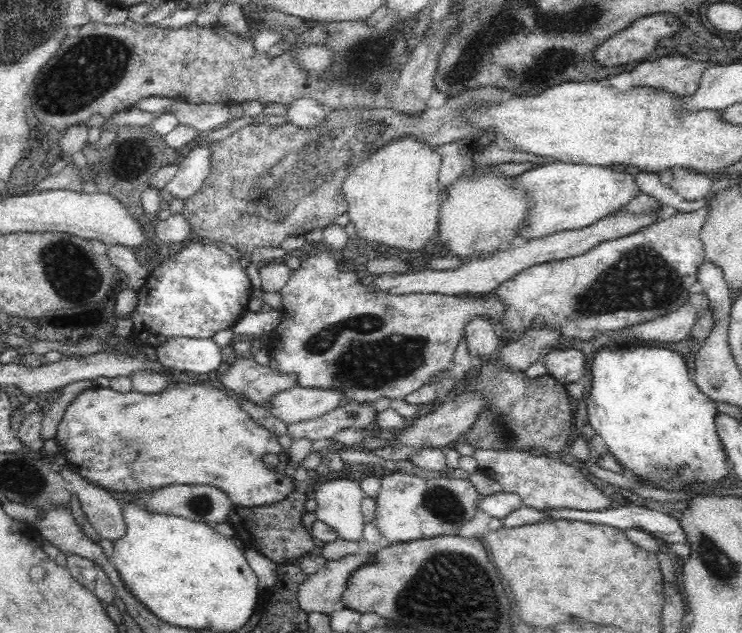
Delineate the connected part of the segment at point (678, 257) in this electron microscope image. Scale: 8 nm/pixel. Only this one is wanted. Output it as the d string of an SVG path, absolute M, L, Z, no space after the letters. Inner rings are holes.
M707 206L694 212L678 211L670 218L658 219L649 227L642 227L638 232L597 244L580 256L527 268L493 291L498 295L502 307L506 307L506 312L498 323L518 334L522 334L528 327L552 327L561 332L560 336L589 340L598 334L642 324L670 311L674 312L690 300L690 290L697 287L698 266L706 259L700 234L708 216Z

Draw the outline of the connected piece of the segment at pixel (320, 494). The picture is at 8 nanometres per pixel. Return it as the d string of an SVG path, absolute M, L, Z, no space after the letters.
M352 480L325 481L316 490L316 517L336 531L340 539L359 542L365 525L361 486Z

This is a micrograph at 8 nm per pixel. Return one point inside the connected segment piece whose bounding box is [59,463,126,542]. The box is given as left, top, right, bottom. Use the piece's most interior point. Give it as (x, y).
(104, 513)

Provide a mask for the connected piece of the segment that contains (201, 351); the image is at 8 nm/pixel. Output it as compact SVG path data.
M181 336L166 341L160 346L153 347L157 361L163 366L180 372L220 372L222 349L213 338Z

